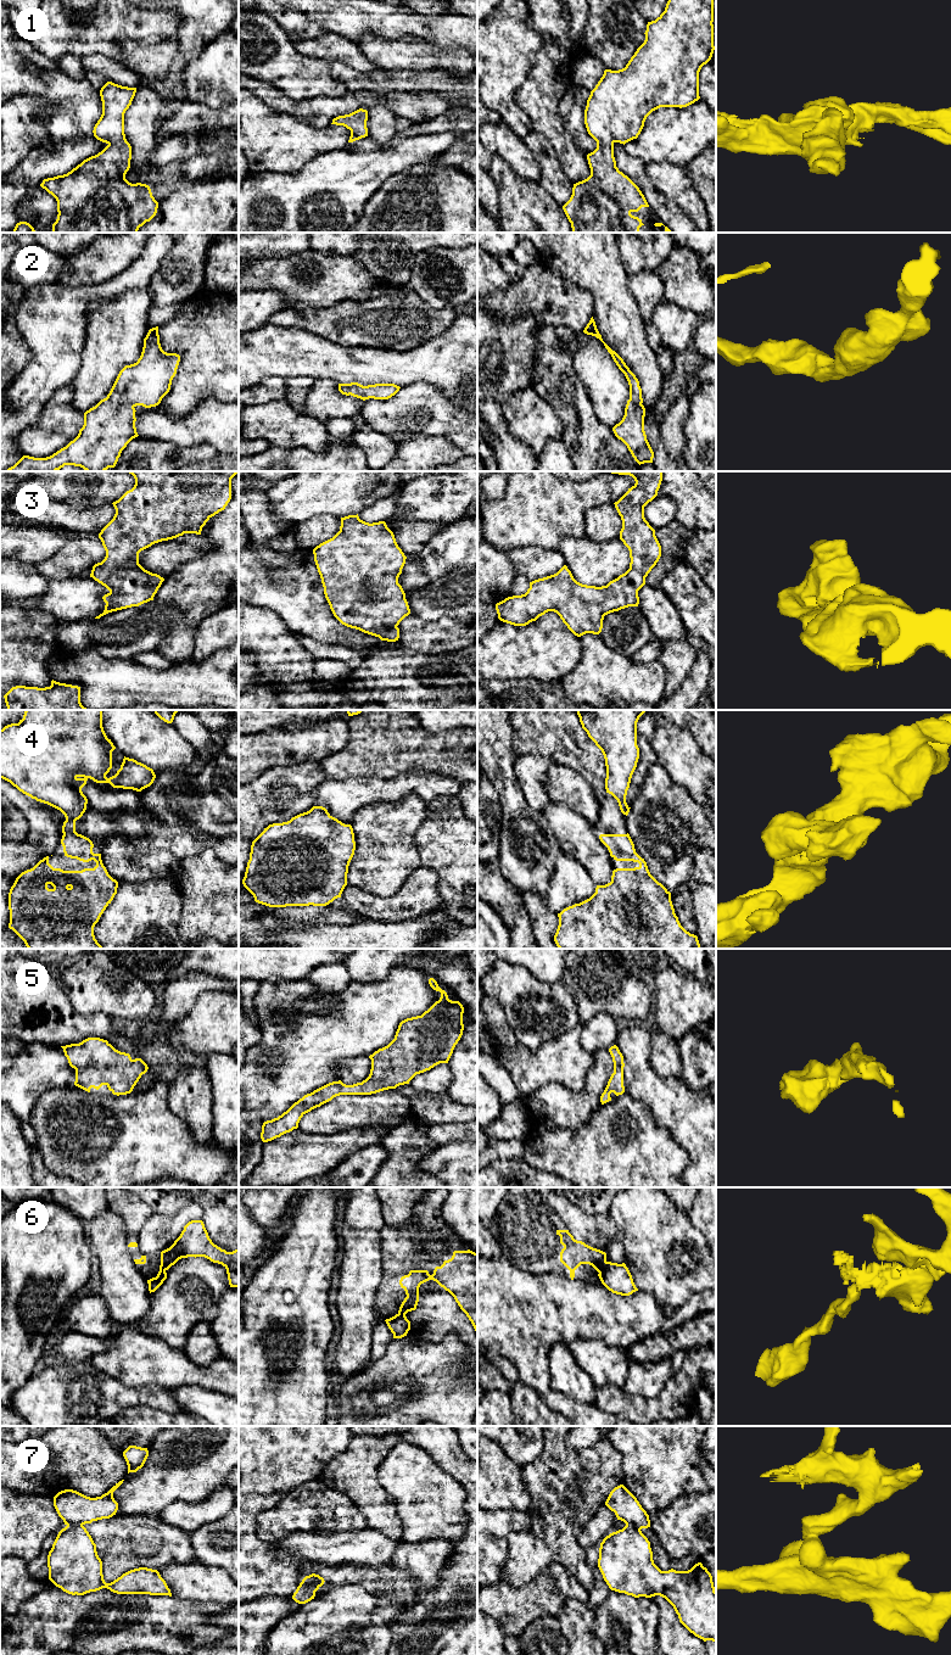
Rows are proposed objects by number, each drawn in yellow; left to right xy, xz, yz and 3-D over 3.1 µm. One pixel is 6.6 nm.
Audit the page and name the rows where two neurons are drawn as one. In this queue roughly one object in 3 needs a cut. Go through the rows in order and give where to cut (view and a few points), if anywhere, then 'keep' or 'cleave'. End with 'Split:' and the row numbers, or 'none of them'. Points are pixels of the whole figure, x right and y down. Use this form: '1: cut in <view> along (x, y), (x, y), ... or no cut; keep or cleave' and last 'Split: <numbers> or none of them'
1: no cut; keep
2: no cut; keep
3: no cut; keep
4: no cut; keep
5: no cut; keep
6: cut in yz along (607, 1262), (598, 1271); cleave
7: cut in xz along (302, 1580), (309, 1583), (323, 1583); cleave
Split: 6, 7

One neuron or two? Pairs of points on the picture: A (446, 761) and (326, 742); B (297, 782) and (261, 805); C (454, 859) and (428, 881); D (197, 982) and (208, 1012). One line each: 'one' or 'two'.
A: two
B: one
C: two
D: two

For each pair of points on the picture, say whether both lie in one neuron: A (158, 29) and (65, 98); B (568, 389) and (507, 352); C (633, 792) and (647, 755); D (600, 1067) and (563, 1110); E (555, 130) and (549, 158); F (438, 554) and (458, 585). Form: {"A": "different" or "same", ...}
{"A": "different", "B": "different", "C": "same", "D": "same", "E": "different", "F": "different"}

